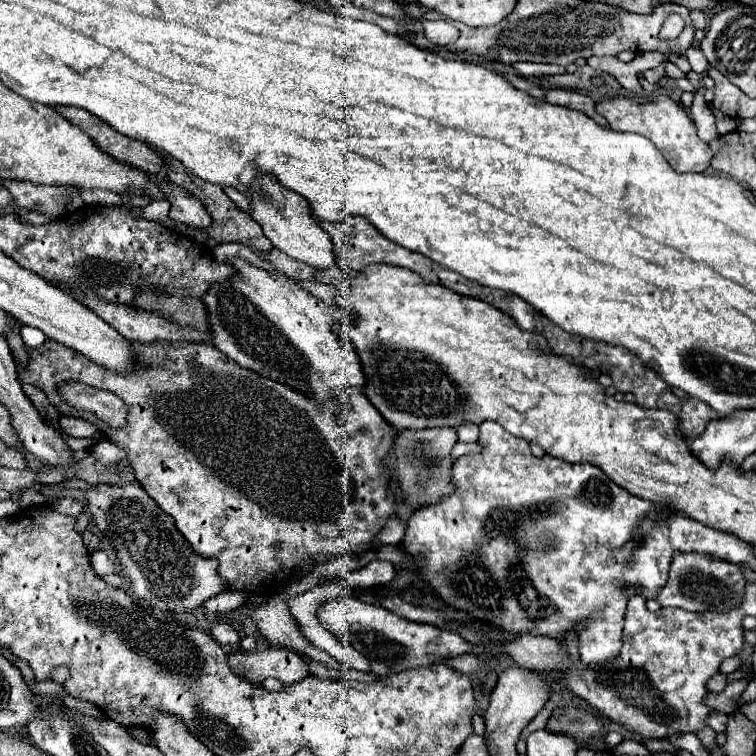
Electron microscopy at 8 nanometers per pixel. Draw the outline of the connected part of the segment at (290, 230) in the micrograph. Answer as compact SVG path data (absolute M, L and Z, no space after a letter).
M265 175L255 183L255 189L265 193L269 197L269 203L245 193L251 199L251 217L263 227L263 233L273 243L273 247L287 253L291 259L303 261L315 269L327 269L335 263L331 237L317 225L317 221L309 211L309 203L303 197L299 197L297 193L285 187L281 189L281 185L273 177L265 177Z

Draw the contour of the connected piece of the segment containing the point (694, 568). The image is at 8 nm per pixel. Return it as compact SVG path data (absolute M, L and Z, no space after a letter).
M677 553L671 563L669 581L657 595L661 607L681 607L687 611L723 611L743 599L745 579L737 565L703 555L703 553Z

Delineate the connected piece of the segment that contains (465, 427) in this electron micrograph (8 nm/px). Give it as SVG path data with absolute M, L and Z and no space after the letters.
M467 421L457 425L455 431L457 431L459 441L463 441L463 443L473 443L477 439L477 435L479 435L479 427L475 423L467 423Z

